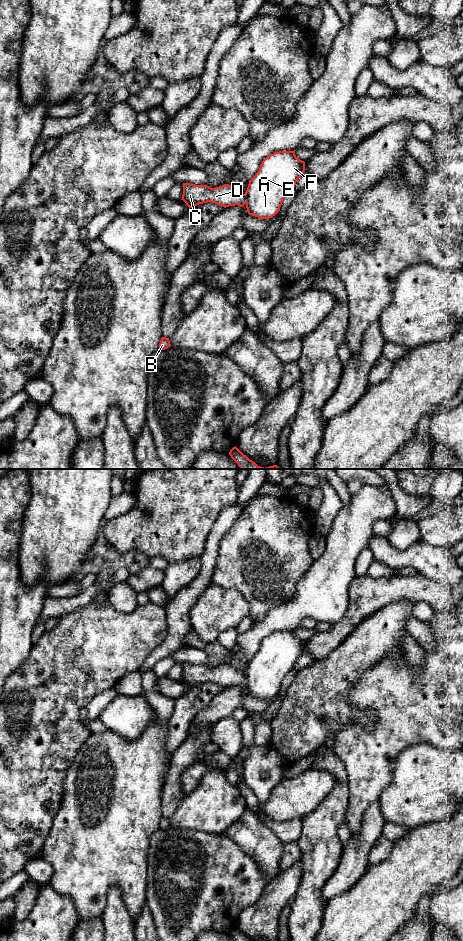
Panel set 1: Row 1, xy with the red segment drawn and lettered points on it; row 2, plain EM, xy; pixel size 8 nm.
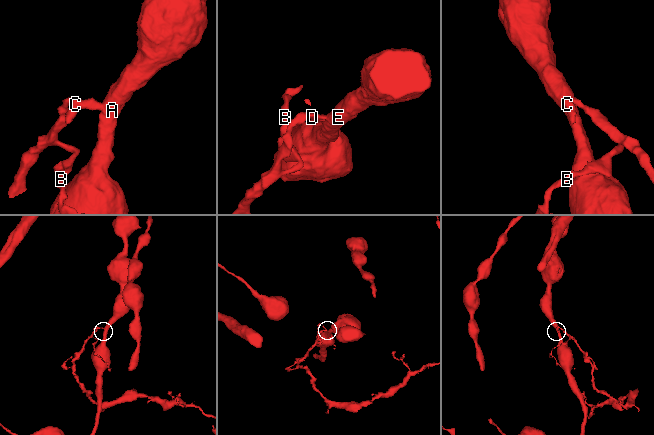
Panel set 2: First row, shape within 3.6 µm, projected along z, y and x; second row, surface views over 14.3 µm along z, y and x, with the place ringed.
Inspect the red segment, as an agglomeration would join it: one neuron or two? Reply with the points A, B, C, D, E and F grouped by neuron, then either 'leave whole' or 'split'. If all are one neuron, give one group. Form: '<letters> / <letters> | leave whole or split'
A E F / B C D | split

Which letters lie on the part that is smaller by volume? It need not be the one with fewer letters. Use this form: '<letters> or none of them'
B, C, D

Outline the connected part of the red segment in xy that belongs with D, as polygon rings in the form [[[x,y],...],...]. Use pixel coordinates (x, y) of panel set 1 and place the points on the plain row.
[[[183,663],[181,680],[186,683],[189,689],[207,682],[218,684],[224,688],[235,685],[243,687],[246,684],[245,675],[229,664],[211,668],[207,665]]]

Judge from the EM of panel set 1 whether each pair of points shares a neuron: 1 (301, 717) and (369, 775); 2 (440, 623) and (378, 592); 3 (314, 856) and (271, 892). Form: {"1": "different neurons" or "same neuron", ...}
{"1": "different neurons", "2": "different neurons", "3": "different neurons"}

